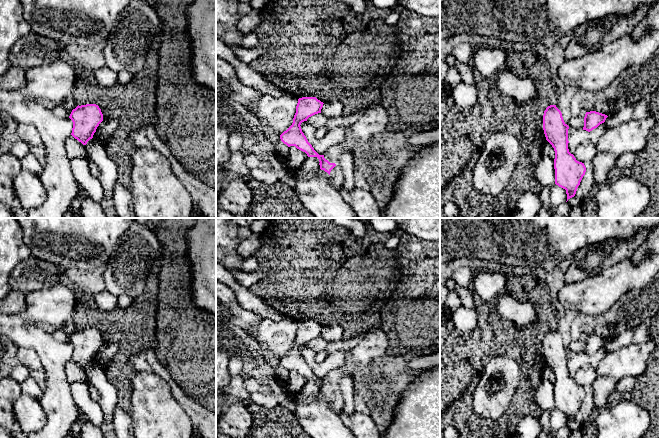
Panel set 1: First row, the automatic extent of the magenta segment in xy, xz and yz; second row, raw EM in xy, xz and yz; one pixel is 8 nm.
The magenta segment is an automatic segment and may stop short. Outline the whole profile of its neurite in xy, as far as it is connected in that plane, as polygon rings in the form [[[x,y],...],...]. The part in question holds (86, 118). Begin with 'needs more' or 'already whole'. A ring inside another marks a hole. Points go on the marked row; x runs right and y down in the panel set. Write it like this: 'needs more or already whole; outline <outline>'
already whole; outline [[[96,104],[77,106],[72,110],[69,118],[73,122],[71,135],[86,145],[93,138],[97,127],[103,121],[101,109]]]

